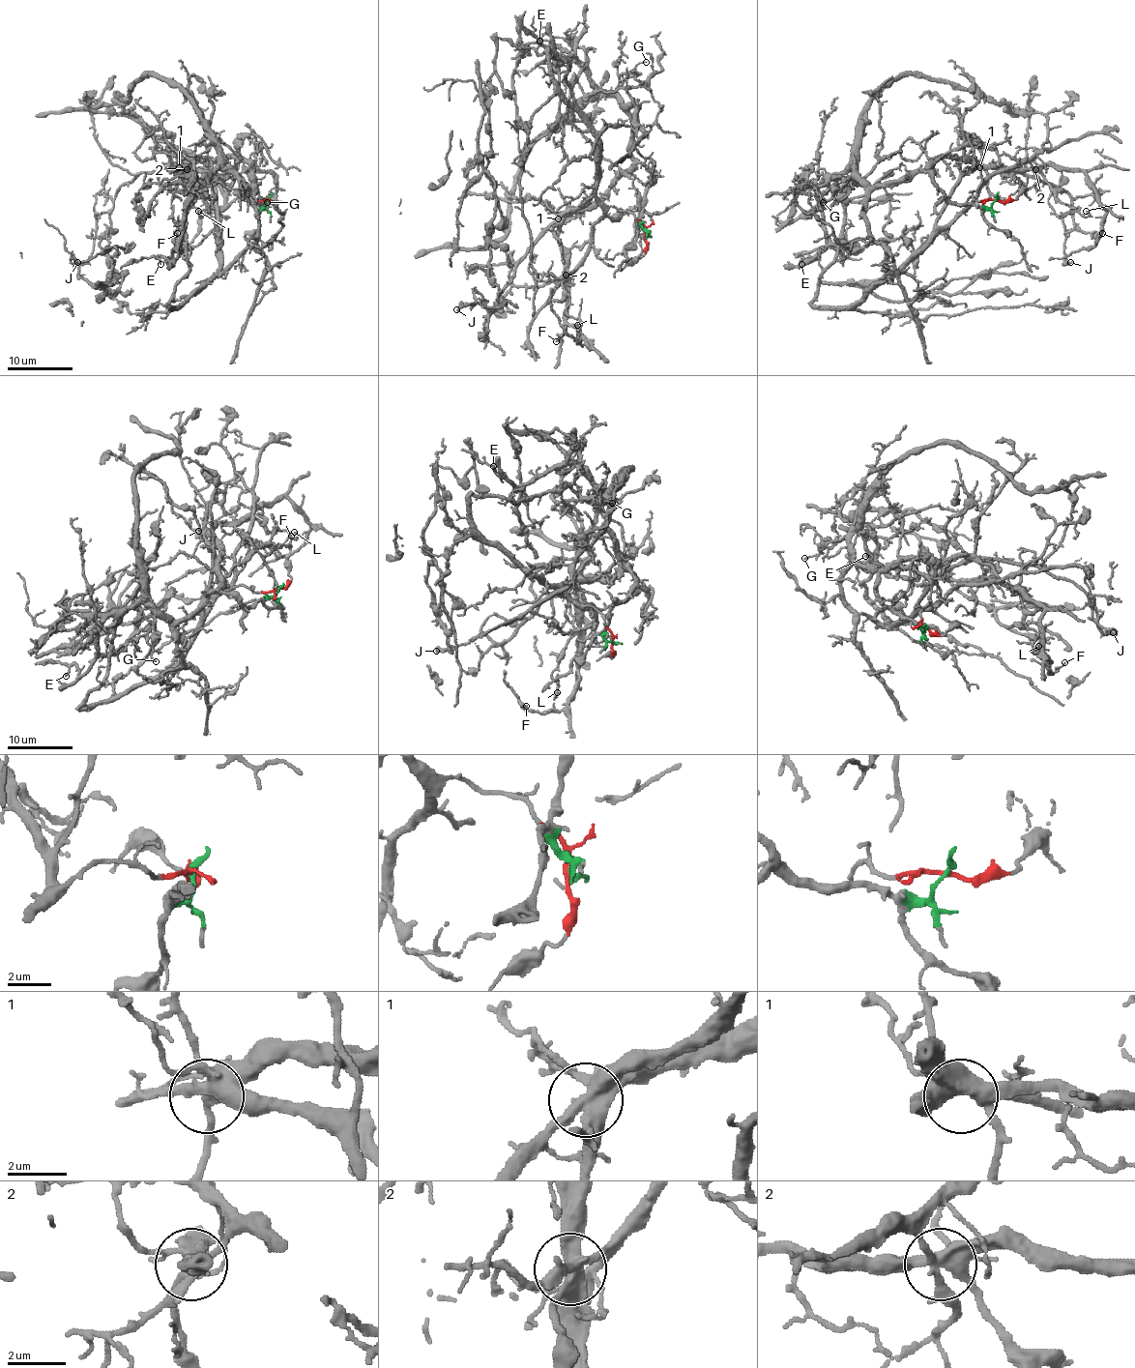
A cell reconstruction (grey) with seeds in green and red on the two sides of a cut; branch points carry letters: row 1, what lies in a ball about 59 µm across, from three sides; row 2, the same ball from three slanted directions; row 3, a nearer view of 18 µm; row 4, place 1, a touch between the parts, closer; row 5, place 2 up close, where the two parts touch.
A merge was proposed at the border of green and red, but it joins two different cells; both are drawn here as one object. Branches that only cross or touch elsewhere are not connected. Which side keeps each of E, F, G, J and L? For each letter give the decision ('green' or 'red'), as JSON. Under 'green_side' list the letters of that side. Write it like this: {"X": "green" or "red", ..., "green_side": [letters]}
{"E": "green", "F": "green", "G": "green", "J": "red", "L": "green", "green_side": ["E", "F", "G", "L"]}

